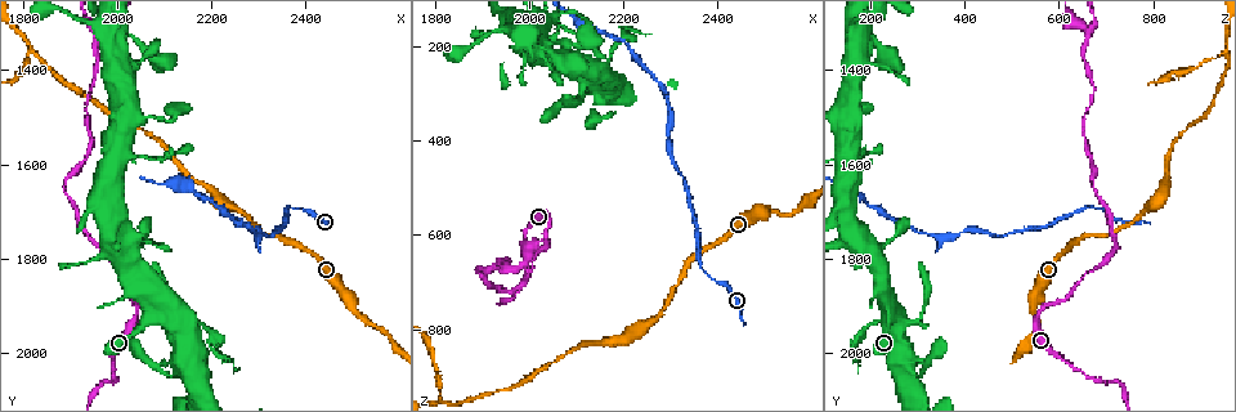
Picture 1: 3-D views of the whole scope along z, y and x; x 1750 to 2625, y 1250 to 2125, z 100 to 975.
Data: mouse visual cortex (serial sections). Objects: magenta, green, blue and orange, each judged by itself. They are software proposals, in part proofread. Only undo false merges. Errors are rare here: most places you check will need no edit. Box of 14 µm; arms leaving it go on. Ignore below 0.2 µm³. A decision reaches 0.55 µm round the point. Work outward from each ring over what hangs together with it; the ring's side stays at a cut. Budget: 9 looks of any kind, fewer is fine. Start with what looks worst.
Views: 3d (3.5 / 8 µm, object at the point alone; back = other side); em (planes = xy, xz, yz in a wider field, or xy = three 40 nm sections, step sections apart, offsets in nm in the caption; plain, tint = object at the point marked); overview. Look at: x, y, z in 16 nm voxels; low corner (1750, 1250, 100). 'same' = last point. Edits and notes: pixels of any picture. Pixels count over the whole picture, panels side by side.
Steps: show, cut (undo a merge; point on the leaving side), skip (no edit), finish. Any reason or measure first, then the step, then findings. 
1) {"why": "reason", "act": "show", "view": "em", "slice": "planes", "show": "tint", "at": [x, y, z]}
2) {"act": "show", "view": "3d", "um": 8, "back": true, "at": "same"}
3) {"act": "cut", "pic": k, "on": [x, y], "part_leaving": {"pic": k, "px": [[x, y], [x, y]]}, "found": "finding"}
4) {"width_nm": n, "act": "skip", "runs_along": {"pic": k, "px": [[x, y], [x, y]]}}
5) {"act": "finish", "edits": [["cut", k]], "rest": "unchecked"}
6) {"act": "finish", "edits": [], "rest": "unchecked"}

{"why": "abrupt turn", "act": "show", "view": "3d", "um": 3.5, "back": true, "at": [1890, 1645, 675]}

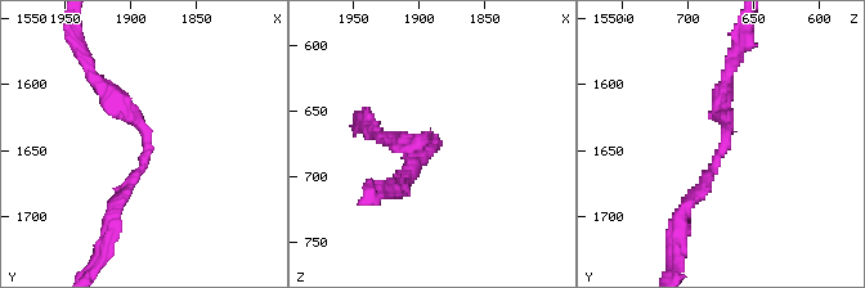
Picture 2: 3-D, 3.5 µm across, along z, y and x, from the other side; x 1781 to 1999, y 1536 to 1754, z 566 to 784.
{"why": "shape alone is not enough", "act": "show", "view": "em", "slice": "xy", "step": 2, "show": "tint", "at": [1886, 1644, 672]}

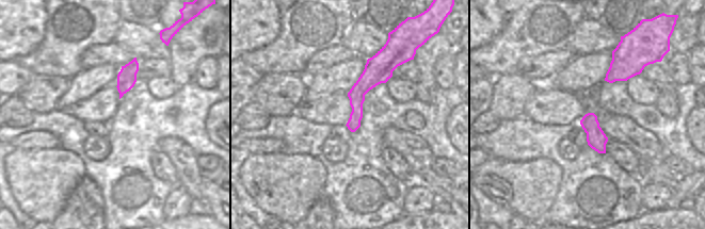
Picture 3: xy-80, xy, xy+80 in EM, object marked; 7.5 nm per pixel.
{"act": "show", "view": "em", "slice": "planes", "show": "tint", "at": "same"}

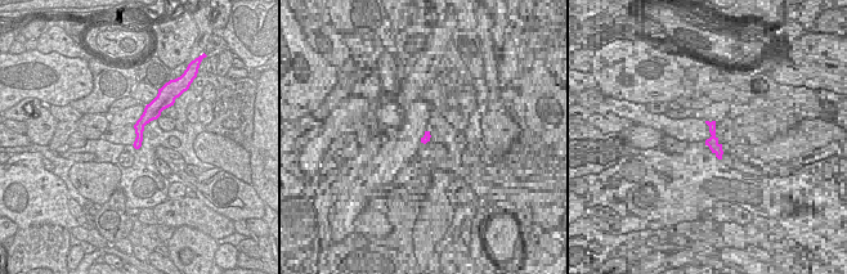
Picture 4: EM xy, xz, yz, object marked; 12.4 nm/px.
{"arm_widths_nm": [200, 200], "act": "skip", "runs_along": {"pic": 4, "px": [[160, 106], [139, 125], [137, 144]]}, "found": "one cell here"}

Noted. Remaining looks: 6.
{"why": "a fork", "act": "show", "view": "3d", "um": 3.5, "at": [1960, 1310, 670]}

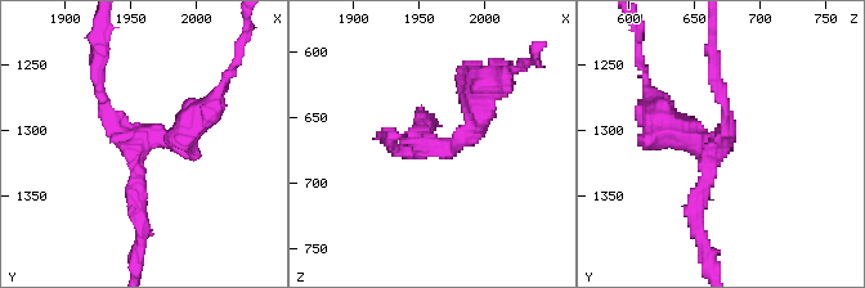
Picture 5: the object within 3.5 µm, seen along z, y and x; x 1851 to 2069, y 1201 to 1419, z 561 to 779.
{"arms": 3, "arm_widths_nm": [150, 200, 250], "why": "shape alone is not enough", "act": "show", "view": "em", "slice": "planes", "show": "tint", "at": [1954, 1308, 670]}

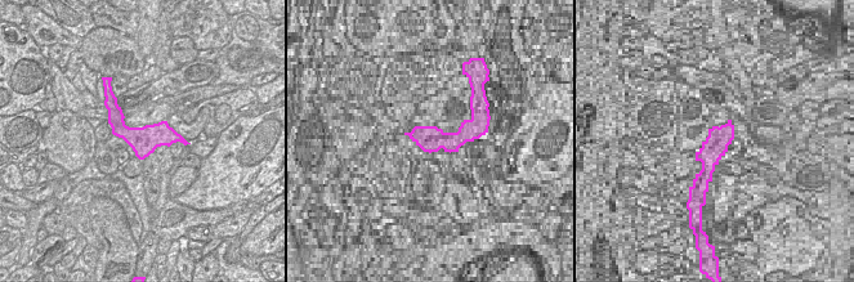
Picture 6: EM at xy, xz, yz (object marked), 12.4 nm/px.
{"act": "skip", "runs_along": {"pic": 5, "px": [[142, 220], [134, 149], [186, 130]]}, "found": "continuous, no second cell"}

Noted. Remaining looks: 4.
{"why": "thin neck", "act": "show", "view": "3d", "um": 8, "at": [2290, 1745, 300]}

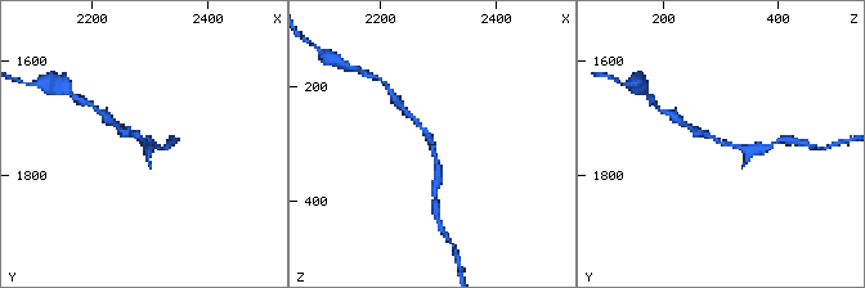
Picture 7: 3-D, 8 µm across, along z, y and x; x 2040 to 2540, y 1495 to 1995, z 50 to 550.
{"act": "show", "view": "3d", "um": 3.5, "back": true, "at": [2290, 1745, 295]}

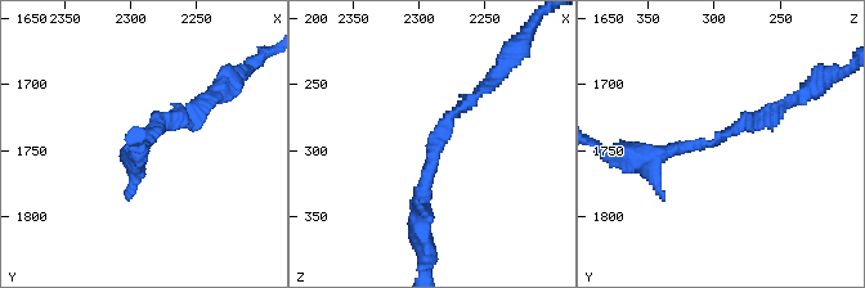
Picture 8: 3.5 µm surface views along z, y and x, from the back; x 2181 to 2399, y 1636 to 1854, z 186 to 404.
{"act": "skip", "runs_along": {"pic": 8, "px": [[418, 230], [442, 129], [482, 93]]}, "found": "continuous, no second cell"}

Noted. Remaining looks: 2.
{"why": "sharp bend", "act": "show", "view": "3d", "um": 3.5, "at": [2110, 1925, 250]}

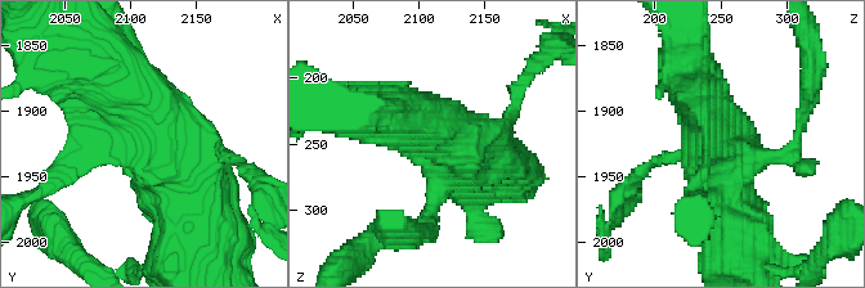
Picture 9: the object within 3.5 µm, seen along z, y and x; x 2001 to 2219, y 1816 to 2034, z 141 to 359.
{"act": "show", "view": "em", "slice": "xy", "step": 1, "show": "tint", "at": "same"}

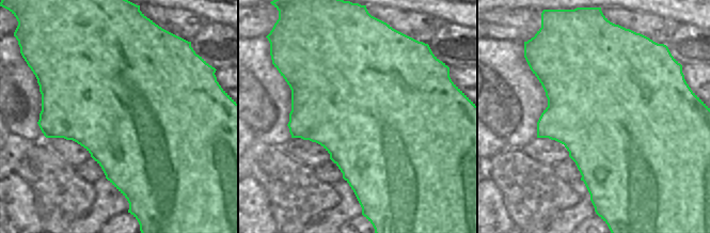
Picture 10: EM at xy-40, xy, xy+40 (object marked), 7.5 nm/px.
{"act": "skip", "runs_along": {"pic": 9, "px": [[90, 153], [146, 149], [182, 185], [186, 248]]}, "found": "all the same cell"}

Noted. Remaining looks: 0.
{"act": "finish", "edits": [], "rest": "unchecked"}

